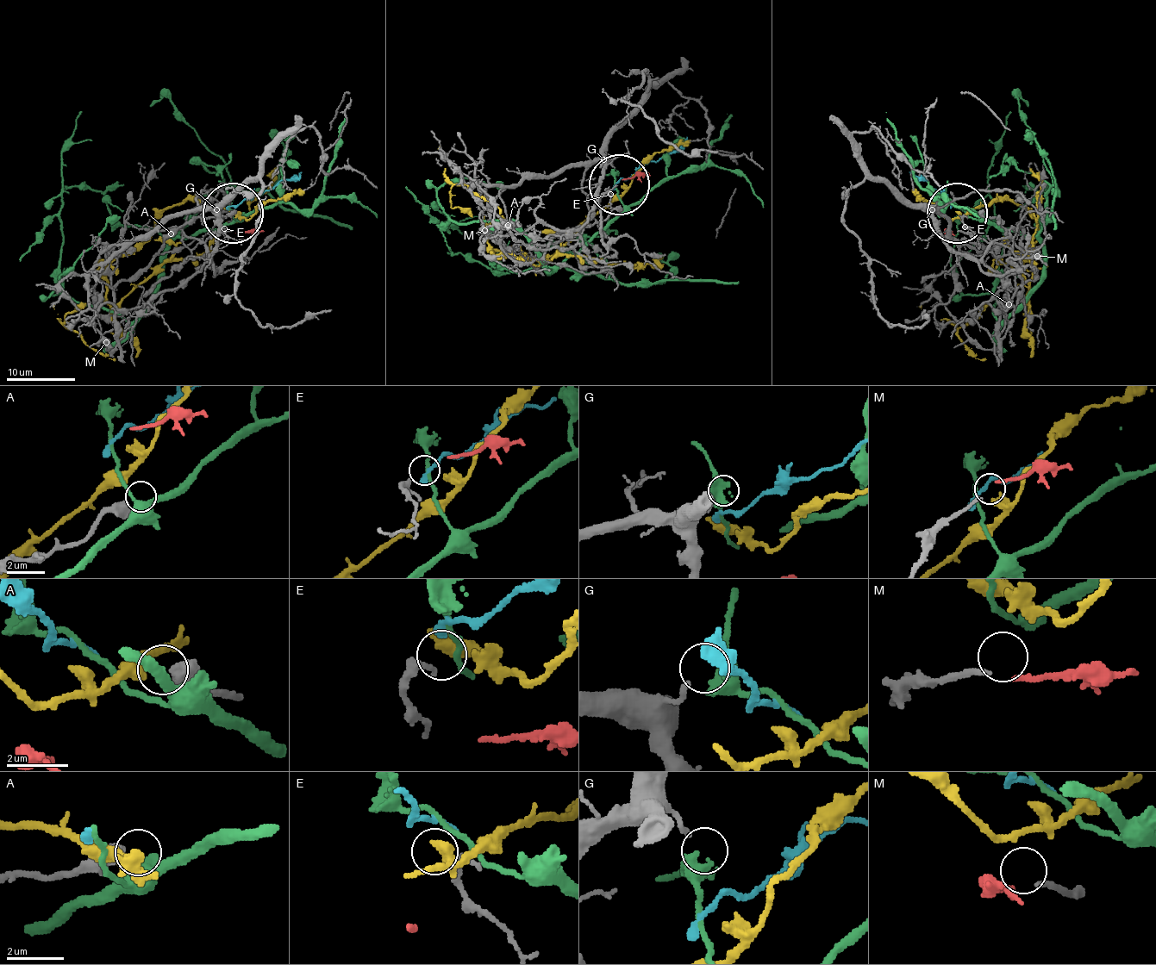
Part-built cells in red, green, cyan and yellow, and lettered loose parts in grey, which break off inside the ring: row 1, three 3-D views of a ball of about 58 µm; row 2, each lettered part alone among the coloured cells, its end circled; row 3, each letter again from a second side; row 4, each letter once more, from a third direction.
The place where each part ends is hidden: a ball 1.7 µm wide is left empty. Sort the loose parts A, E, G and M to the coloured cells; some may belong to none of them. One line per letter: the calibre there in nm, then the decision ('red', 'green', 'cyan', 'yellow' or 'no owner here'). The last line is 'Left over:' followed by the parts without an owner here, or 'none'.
A: 600 nm | no owner here
E: 240 nm | no owner here
G: 160 nm | no owner here
M: 160 nm | no owner here
Left over: A, E, G, M

